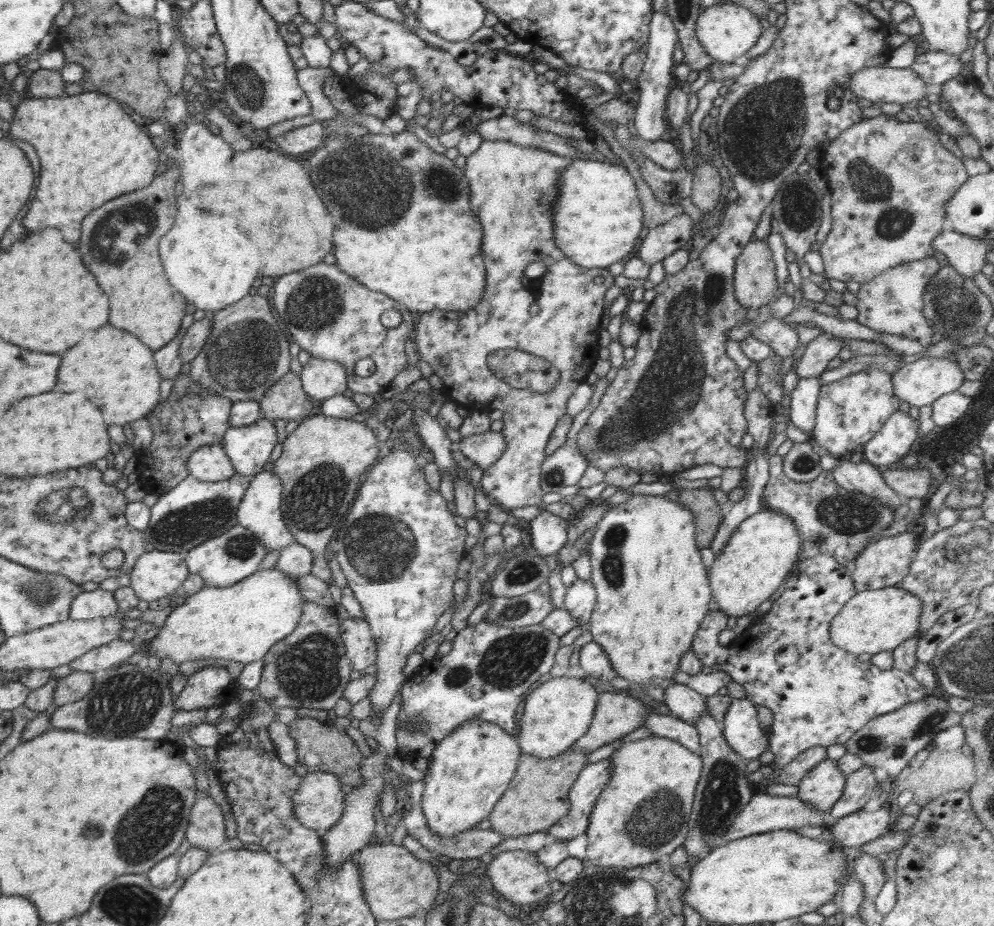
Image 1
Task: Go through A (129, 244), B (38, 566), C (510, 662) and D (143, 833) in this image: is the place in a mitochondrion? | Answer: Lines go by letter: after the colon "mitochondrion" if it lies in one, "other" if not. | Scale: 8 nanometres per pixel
A: mitochondrion
B: mitochondrion
C: mitochondrion
D: mitochondrion

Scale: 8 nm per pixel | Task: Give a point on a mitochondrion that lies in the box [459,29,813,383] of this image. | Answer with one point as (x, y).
(768, 129)

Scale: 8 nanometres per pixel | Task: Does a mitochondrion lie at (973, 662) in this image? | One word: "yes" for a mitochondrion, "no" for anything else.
yes

